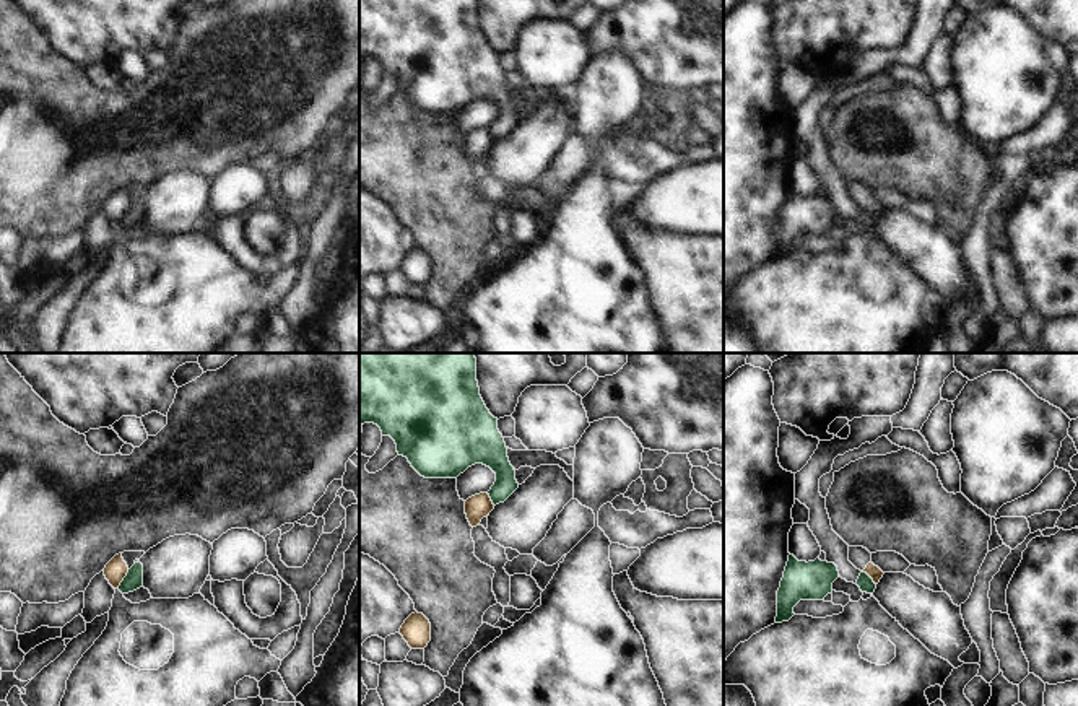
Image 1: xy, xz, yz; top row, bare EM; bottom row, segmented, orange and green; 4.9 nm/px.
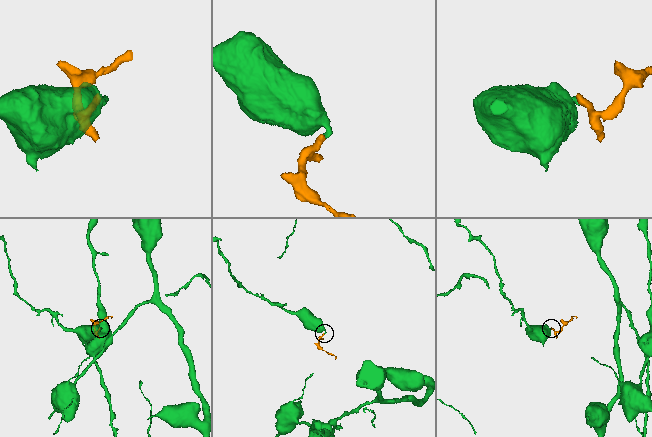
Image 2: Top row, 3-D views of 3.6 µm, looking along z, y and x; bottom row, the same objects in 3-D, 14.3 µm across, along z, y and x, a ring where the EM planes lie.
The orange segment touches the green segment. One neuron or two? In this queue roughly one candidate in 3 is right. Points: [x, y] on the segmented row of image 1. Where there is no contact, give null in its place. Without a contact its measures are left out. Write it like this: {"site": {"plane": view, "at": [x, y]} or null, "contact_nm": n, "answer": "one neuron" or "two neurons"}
{"site": {"plane": "xy", "at": [122, 579]}, "contact_nm": 110, "answer": "two neurons"}

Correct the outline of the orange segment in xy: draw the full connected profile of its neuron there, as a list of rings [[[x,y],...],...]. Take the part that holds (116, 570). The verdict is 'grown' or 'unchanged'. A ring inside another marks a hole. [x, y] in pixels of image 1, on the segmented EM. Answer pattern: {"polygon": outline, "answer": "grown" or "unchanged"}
{"polygon": [[[124,551],[115,555],[104,568],[104,576],[114,589],[119,589],[120,582],[127,576],[128,569],[140,560],[145,551]]], "answer": "grown"}

